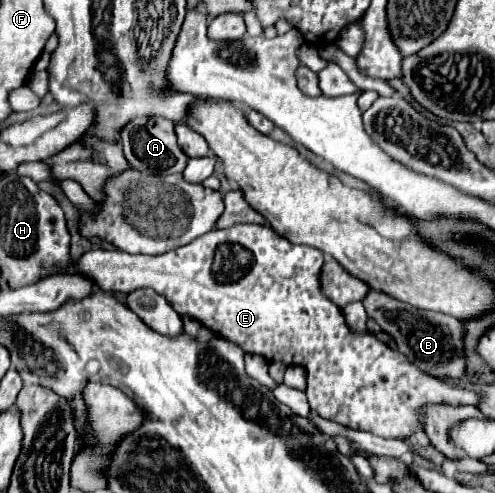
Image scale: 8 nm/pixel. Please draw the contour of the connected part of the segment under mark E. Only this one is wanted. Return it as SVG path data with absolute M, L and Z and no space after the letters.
M244 223L244 225L234 225L230 229L214 229L212 233L206 233L204 237L198 237L196 241L192 241L192 243L188 243L184 247L178 247L174 251L162 253L162 255L130 255L130 253L124 253L120 249L114 249L114 251L102 251L102 249L88 251L88 253L84 253L84 257L78 263L74 263L74 269L78 273L90 277L94 281L94 285L100 287L102 291L132 293L136 289L150 287L156 293L160 293L170 303L170 307L174 311L178 311L178 315L188 315L188 317L196 319L204 327L212 329L216 335L220 335L220 337L236 343L238 347L242 347L246 353L258 353L258 355L266 357L268 361L284 361L286 365L302 365L307 373L305 393L308 403L310 403L310 409L316 411L318 415L322 415L324 419L332 419L332 421L336 421L340 425L346 425L346 427L352 427L352 429L360 429L360 431L370 431L370 433L386 437L386 439L404 439L404 437L412 437L414 429L420 427L420 423L418 423L418 409L422 405L426 405L426 403L450 403L450 405L468 403L468 405L476 405L476 395L474 393L468 393L464 389L452 389L444 381L440 381L436 377L430 377L428 373L424 373L416 365L412 365L402 353L398 353L398 351L390 349L388 345L384 345L382 341L378 341L372 333L354 333L352 329L348 329L346 323L344 323L342 311L320 293L318 275L320 275L322 263L324 263L324 255L318 249L312 249L308 245L294 245L288 239L284 239L282 235L278 235L268 225L246 225Z

